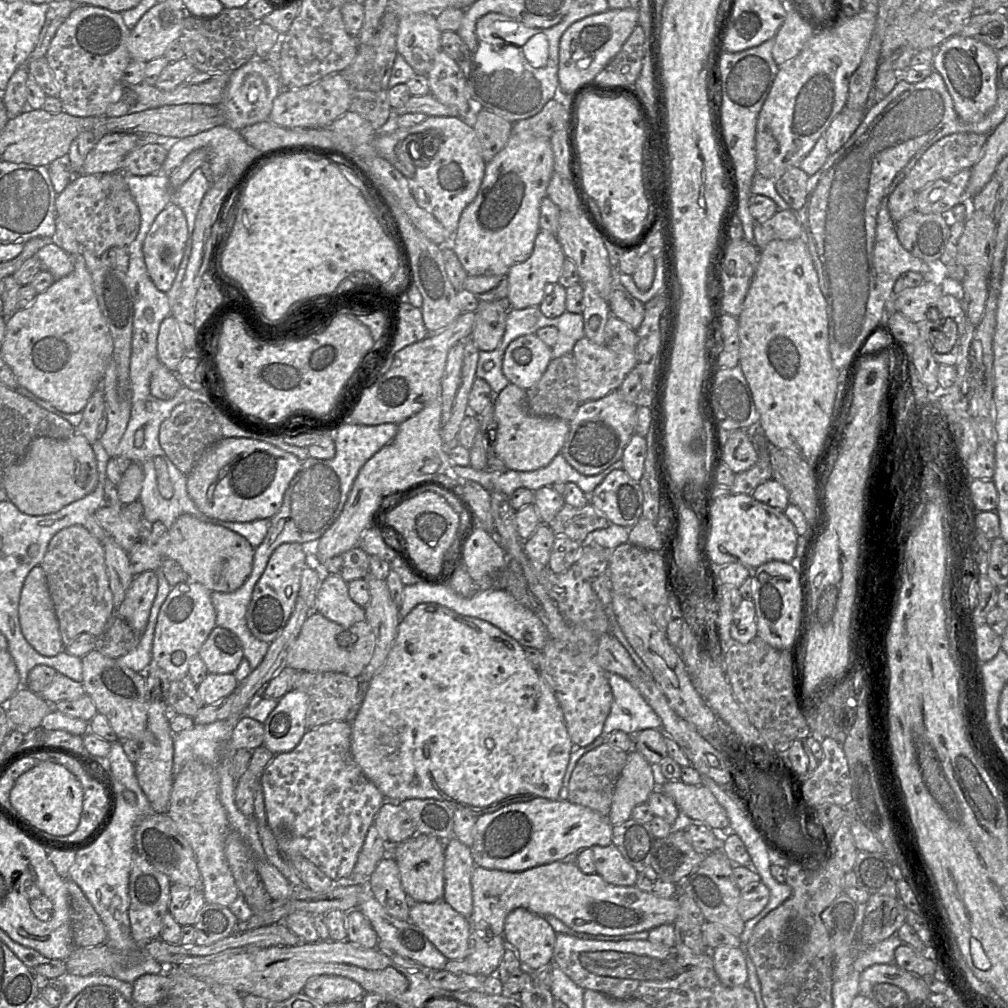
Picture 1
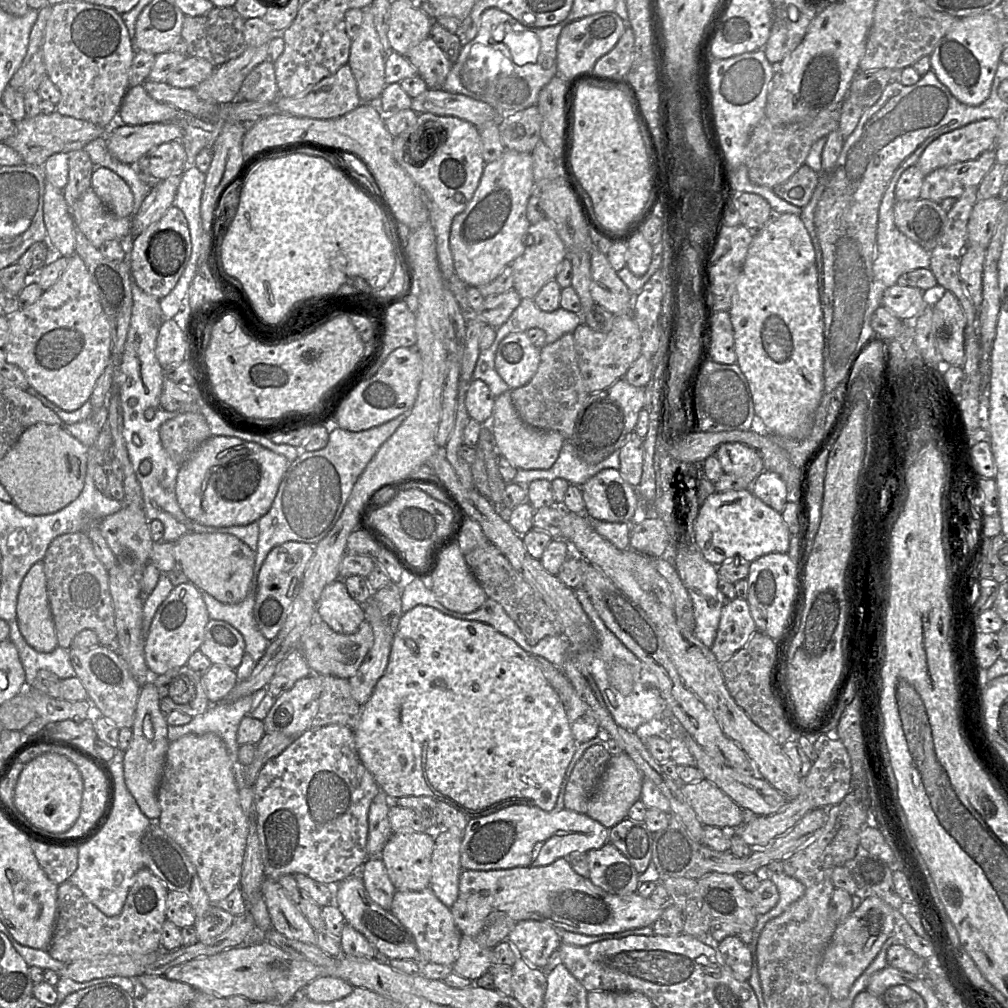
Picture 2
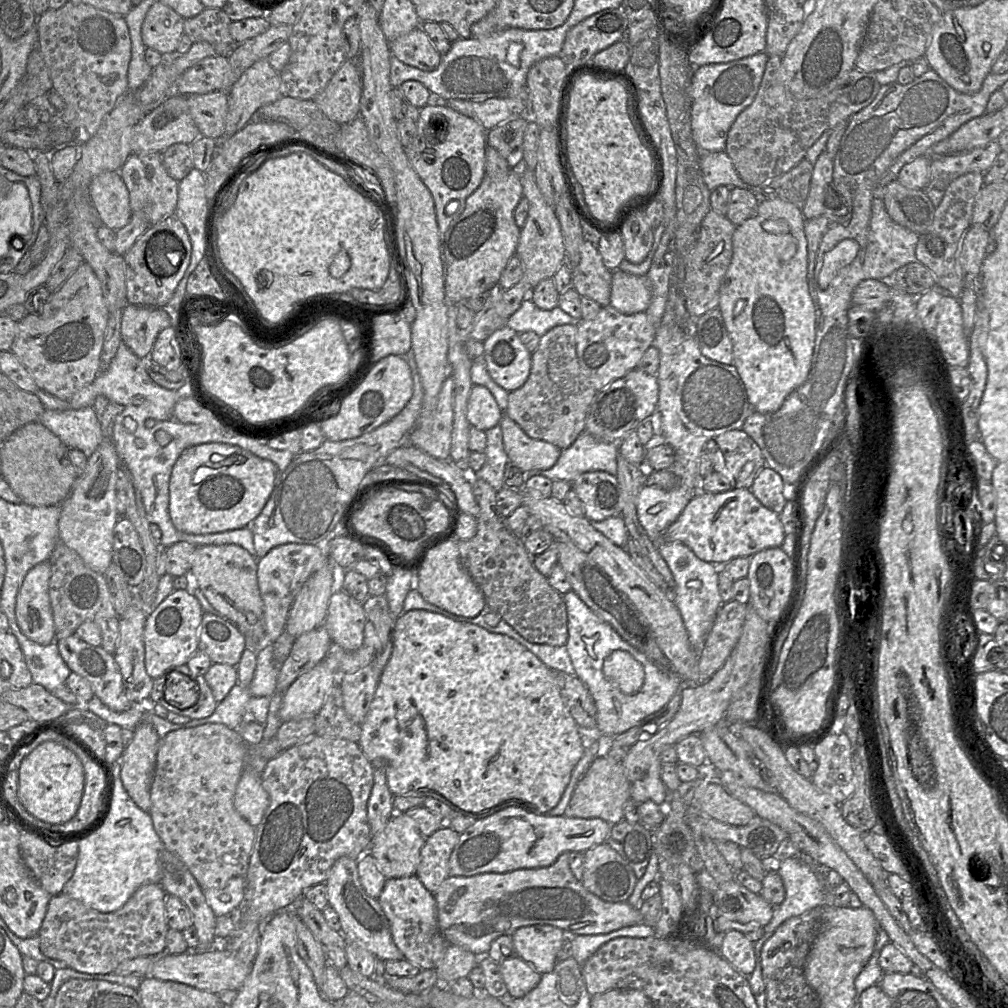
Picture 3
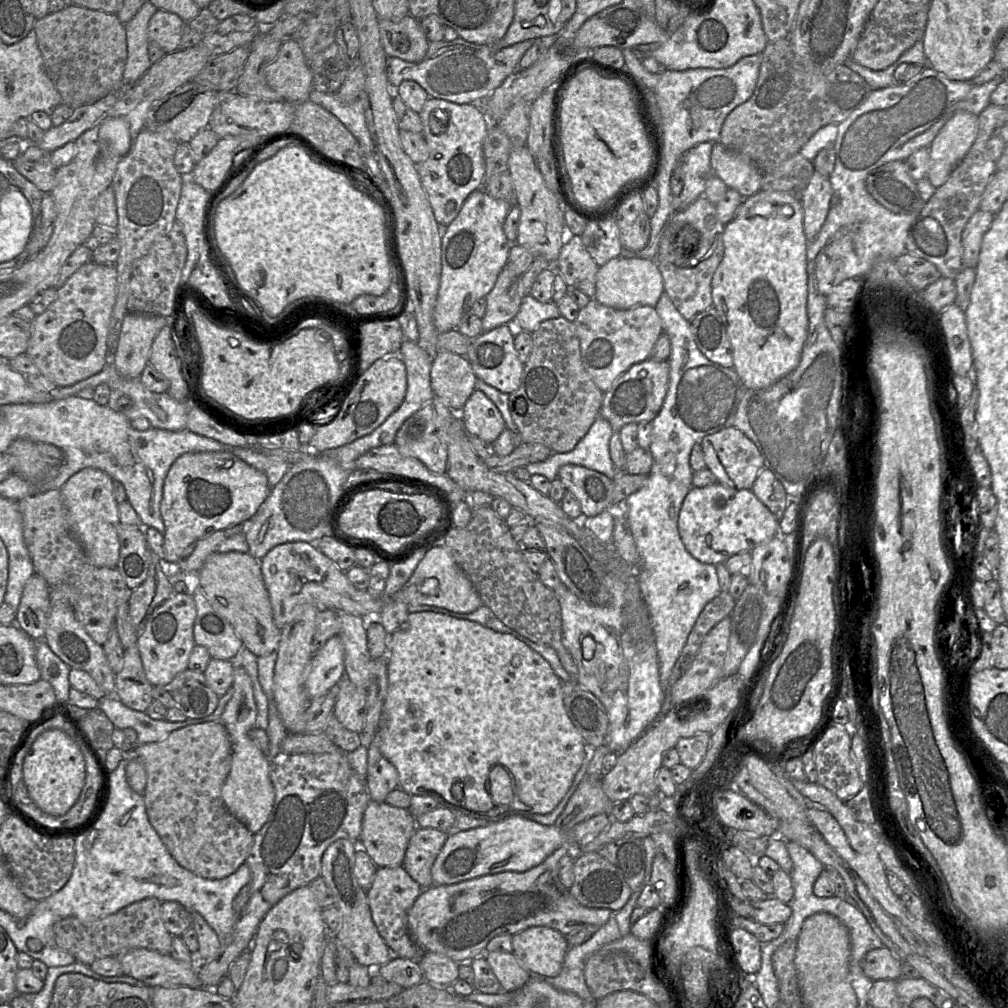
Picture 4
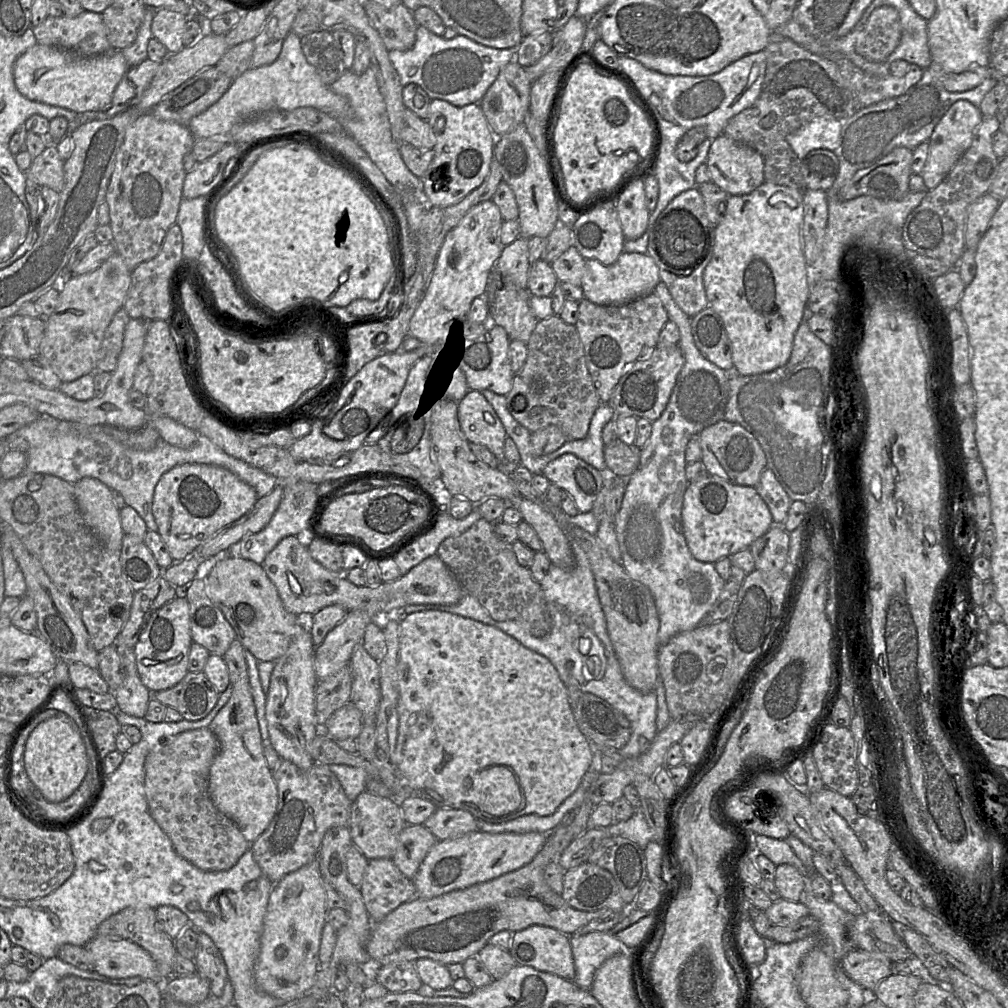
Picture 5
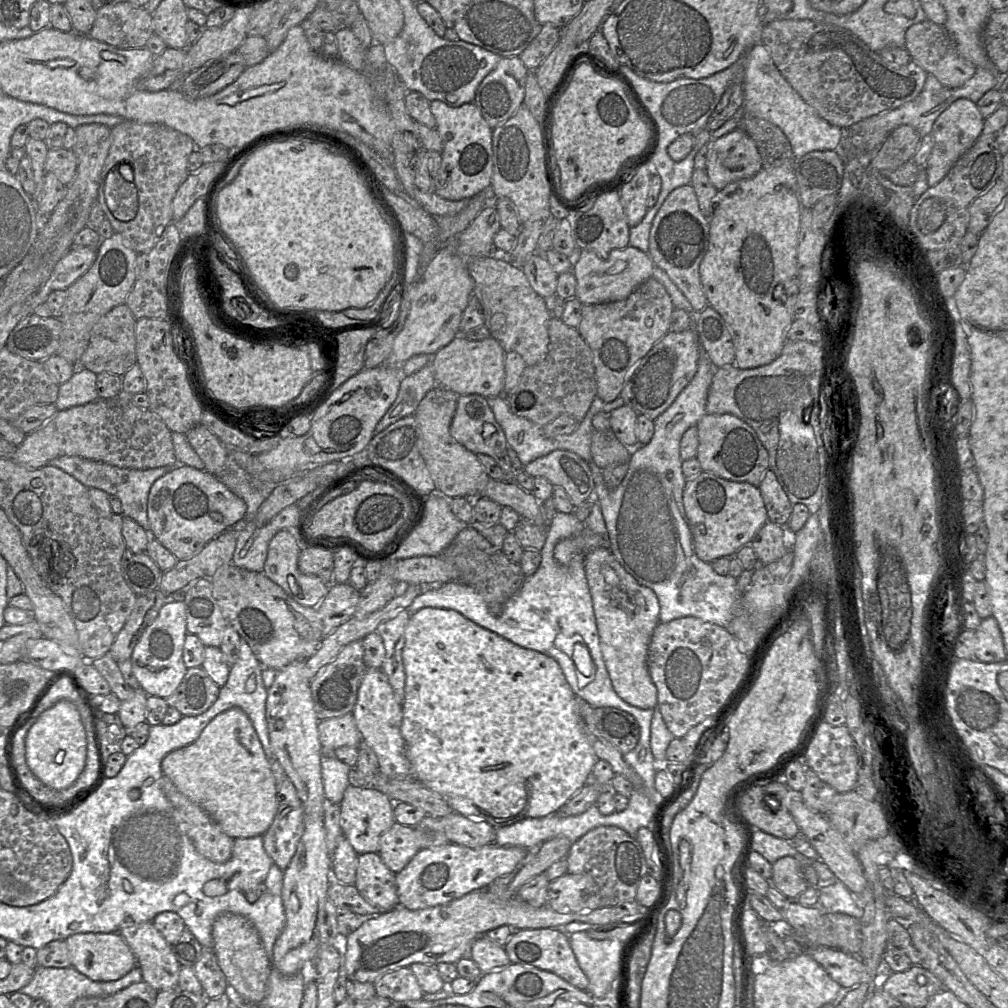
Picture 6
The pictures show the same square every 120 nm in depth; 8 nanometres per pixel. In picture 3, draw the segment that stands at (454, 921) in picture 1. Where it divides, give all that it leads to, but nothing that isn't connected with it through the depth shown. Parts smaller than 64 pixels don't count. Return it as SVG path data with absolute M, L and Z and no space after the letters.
M417 875L387 879L377 900L389 921L392 939L404 959L421 970L436 969L449 944L439 929L435 897Z

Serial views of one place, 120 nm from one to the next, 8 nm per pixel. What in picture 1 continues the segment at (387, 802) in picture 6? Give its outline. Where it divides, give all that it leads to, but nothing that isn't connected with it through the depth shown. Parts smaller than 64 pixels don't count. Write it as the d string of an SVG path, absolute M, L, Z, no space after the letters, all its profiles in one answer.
M417 833L391 847L391 856L399 868L403 890L411 902L431 903L444 895L444 845L445 841L434 836Z

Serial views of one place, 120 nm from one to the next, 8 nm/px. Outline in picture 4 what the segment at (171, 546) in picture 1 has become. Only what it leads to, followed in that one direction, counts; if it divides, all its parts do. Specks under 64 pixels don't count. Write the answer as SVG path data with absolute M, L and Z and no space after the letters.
M215 552L198 572L199 585L211 606L232 625L236 634L256 657L277 651L281 630L275 625L260 560L249 553Z

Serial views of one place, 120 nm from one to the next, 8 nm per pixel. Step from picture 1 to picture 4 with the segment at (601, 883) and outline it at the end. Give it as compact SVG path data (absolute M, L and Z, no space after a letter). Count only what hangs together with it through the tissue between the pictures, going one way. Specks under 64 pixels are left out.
M564 843L542 863L525 872L506 871L479 876L456 884L433 885L423 889L408 911L408 928L412 939L424 951L442 954L460 963L484 955L489 941L498 935L513 936L533 926L546 926L568 936L588 925L603 926L613 912L607 908L583 906L560 881L559 860L573 850L573 843Z

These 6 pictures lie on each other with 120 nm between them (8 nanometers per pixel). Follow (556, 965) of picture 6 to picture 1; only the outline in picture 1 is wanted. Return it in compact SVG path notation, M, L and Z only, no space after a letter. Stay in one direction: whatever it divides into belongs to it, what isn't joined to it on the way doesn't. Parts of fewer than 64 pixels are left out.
M523 907L514 909L506 917L503 938L528 970L552 961L556 932L544 916Z

